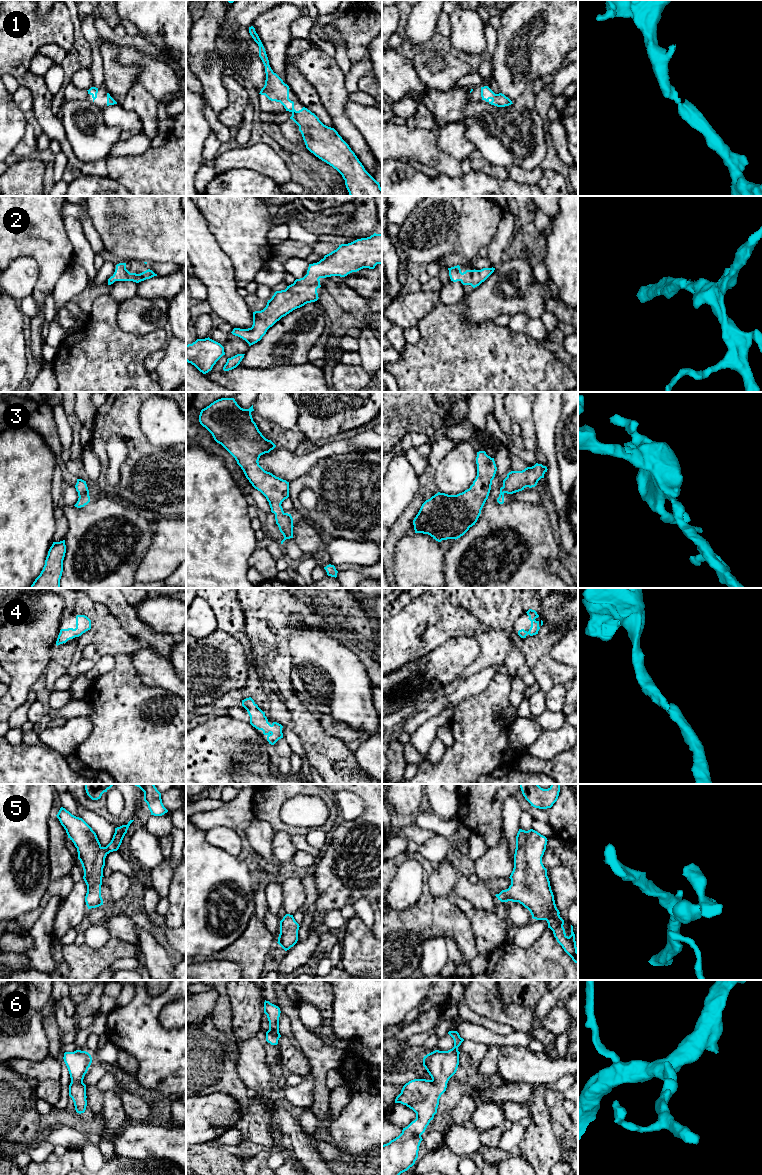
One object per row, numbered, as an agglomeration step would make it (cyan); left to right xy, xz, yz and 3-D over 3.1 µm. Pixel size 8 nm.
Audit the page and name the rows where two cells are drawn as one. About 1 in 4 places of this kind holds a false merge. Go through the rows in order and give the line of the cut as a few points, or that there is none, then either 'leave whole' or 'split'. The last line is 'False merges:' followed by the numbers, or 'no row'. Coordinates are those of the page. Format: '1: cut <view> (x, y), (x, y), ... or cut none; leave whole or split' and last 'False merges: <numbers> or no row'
1: cut none; leave whole
2: cut none; leave whole
3: cut none; leave whole
4: cut none; leave whole
5: cut none; leave whole
6: cut none; leave whole
False merges: no row

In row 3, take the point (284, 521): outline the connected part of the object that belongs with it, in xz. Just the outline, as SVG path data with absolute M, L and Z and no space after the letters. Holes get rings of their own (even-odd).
M221 398L201 410L199 422L235 458L252 486L266 497L284 536L283 544L286 539L293 538L293 518L281 506L289 497L289 482L259 465L260 456L269 453L276 445L259 431L252 411L253 405L243 409L234 398Z

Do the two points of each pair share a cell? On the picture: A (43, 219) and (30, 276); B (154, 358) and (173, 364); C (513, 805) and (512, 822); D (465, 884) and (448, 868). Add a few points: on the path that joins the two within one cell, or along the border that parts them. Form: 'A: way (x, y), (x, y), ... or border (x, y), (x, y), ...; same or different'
A: border (12, 259), (30, 256), (36, 262), (34, 284); different
B: border (164, 348), (164, 356), (155, 370); different
C: way (512, 809), (512, 818); same
D: border (460, 875), (451, 895); different

